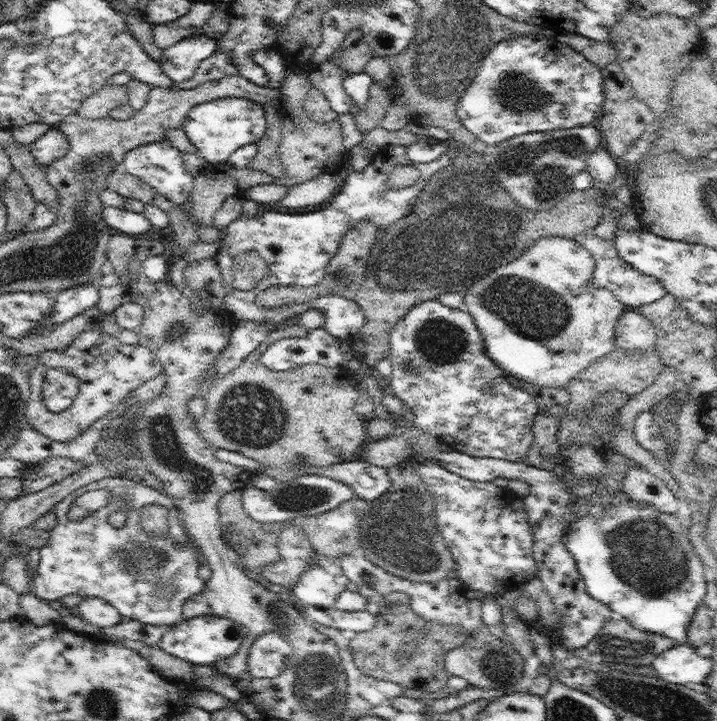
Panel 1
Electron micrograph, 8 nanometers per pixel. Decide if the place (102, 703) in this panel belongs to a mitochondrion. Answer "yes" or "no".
yes

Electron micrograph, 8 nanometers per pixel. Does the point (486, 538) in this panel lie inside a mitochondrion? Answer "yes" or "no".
no

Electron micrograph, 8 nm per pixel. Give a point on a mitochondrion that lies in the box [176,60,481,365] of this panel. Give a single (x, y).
(343, 277)

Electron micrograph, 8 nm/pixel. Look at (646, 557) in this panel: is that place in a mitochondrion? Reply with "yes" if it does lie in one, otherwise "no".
yes

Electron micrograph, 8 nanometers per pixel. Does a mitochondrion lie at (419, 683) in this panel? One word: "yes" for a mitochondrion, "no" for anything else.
no

